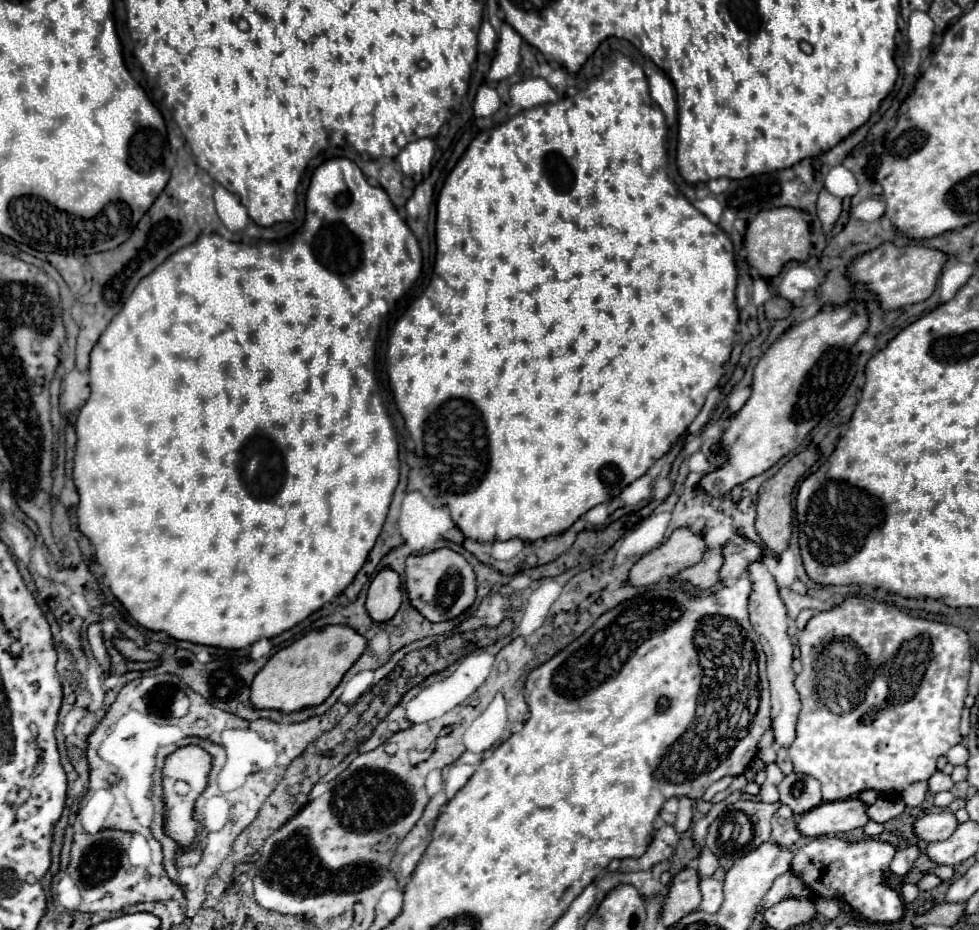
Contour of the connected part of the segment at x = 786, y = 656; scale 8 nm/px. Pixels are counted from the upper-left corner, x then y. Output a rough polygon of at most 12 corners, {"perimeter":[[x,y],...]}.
{"perimeter":[[764,562],[748,566],[750,622],[766,654],[776,744],[796,736],[786,606]]}

